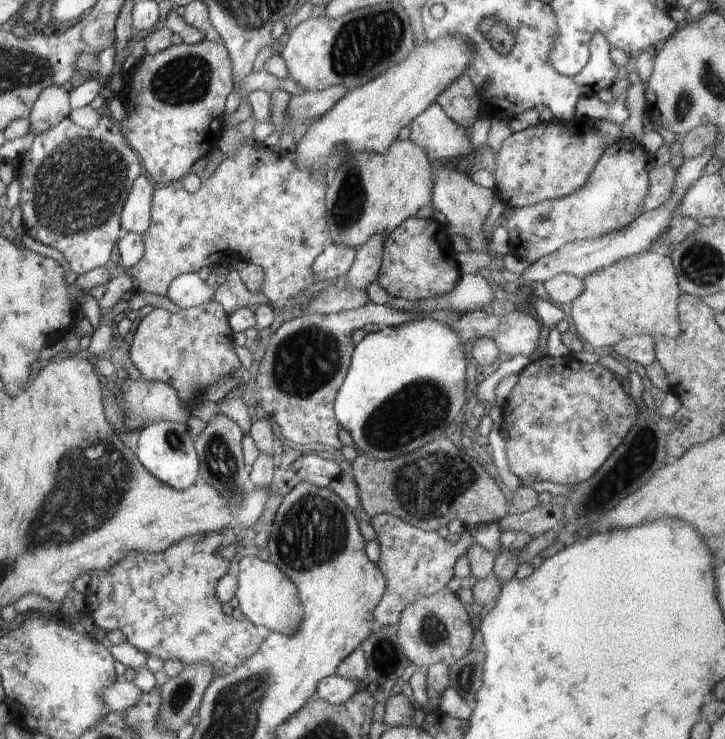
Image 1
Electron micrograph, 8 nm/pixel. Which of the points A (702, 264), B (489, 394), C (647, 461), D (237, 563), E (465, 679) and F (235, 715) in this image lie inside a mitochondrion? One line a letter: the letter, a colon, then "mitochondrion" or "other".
A: mitochondrion
B: other
C: mitochondrion
D: other
E: mitochondrion
F: mitochondrion

